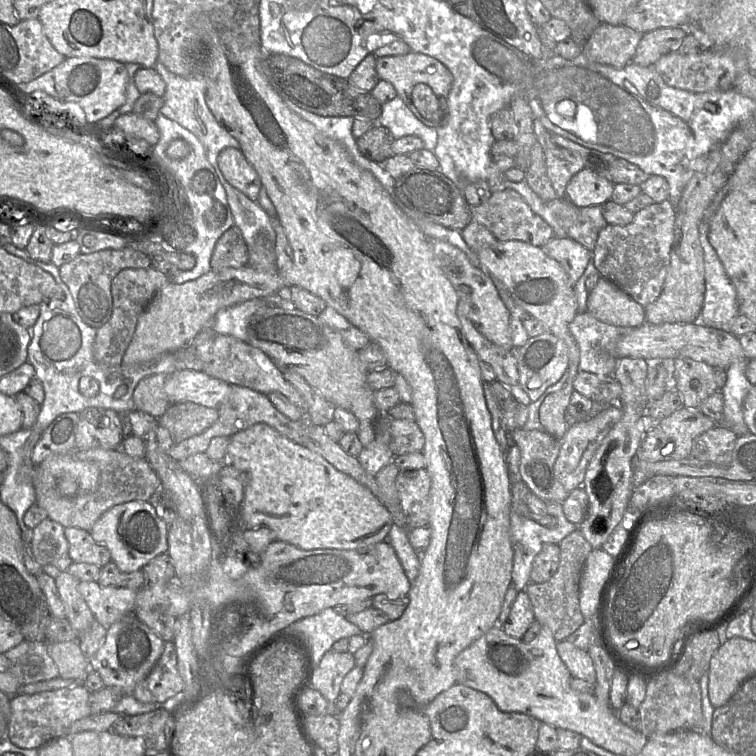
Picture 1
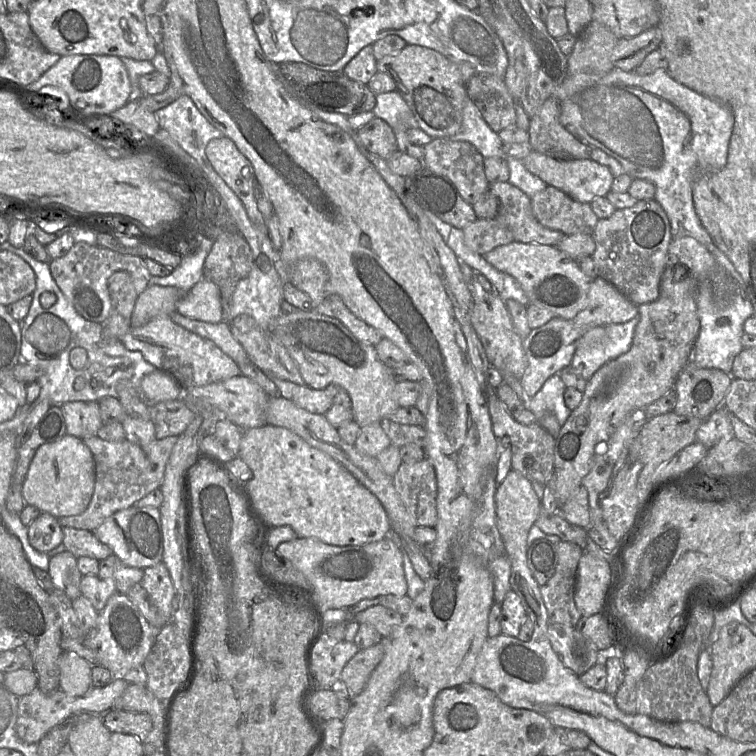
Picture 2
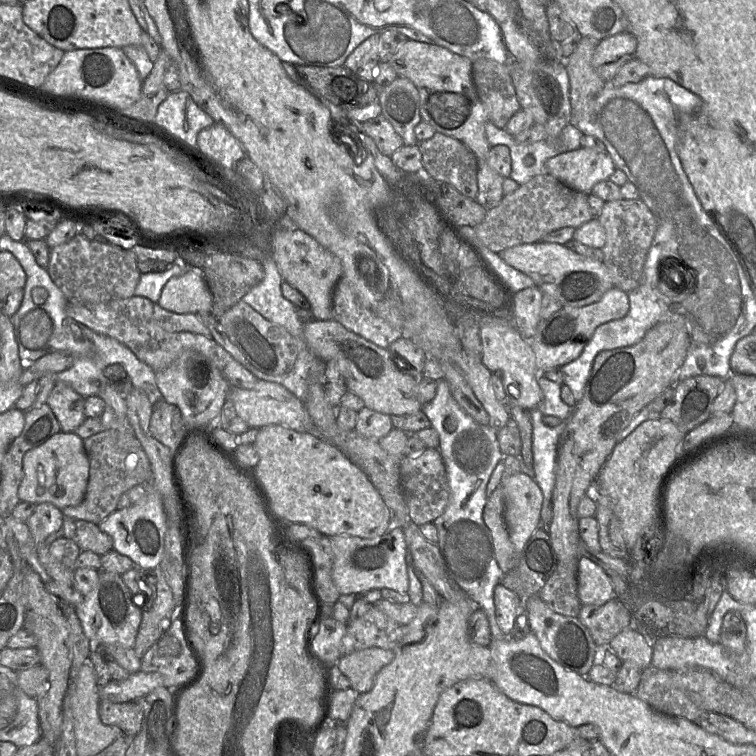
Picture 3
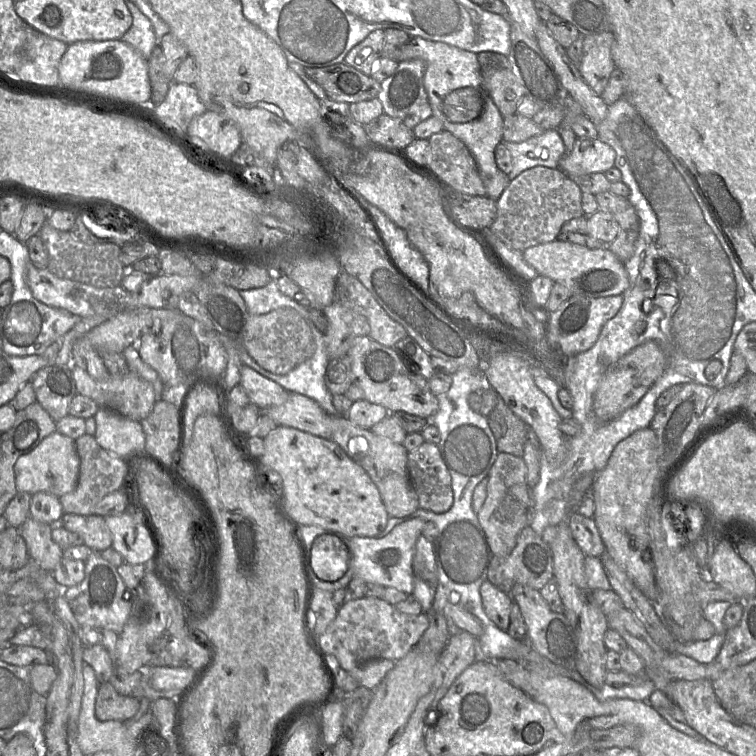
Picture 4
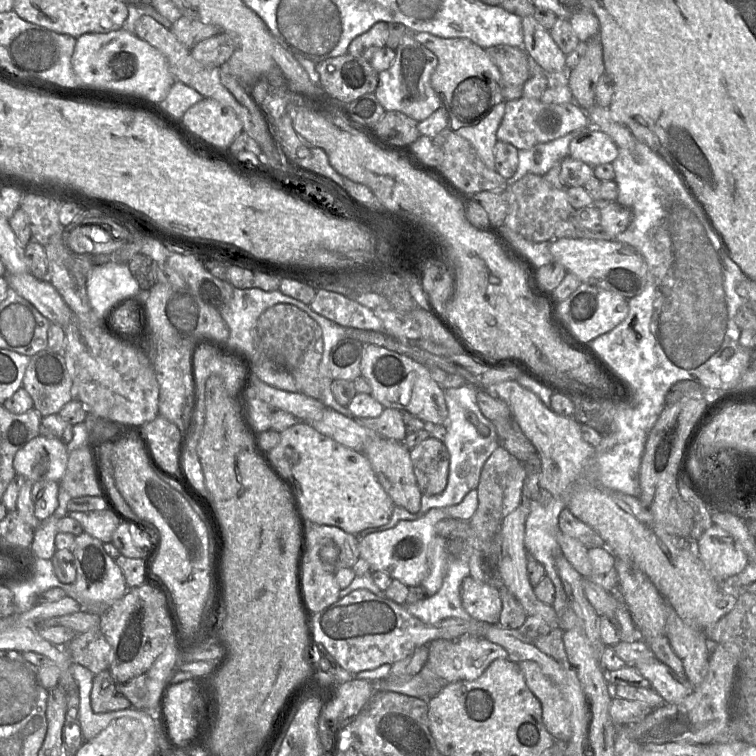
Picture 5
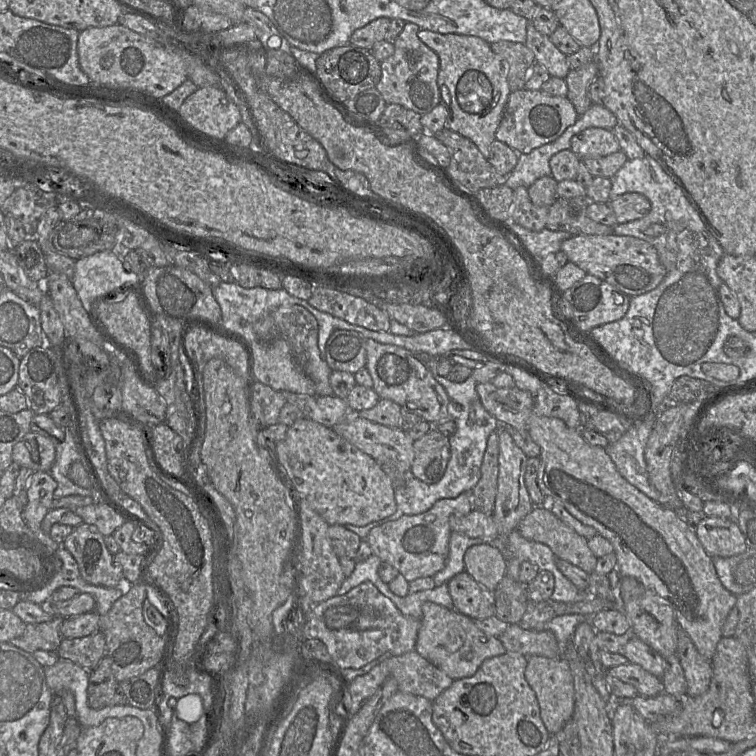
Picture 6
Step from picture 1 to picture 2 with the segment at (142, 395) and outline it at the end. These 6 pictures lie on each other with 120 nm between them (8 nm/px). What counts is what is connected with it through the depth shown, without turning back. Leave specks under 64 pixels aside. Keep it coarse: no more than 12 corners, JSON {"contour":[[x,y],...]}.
{"contour":[[163,371],[145,376],[140,390],[152,404],[179,400],[181,385]]}

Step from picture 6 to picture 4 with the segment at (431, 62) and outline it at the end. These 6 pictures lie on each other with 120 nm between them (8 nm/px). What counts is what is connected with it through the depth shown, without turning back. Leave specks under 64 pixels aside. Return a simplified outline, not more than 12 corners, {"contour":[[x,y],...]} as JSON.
{"contour":[[400,61],[381,82],[383,112],[413,129],[432,116],[426,63]]}

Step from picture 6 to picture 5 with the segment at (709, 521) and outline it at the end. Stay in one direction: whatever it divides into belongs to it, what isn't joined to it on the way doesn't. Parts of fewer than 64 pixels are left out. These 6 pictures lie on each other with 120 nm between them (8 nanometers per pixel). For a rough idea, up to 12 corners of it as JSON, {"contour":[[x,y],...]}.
{"contour":[[715,524],[696,553],[720,583],[749,563],[741,546]]}

